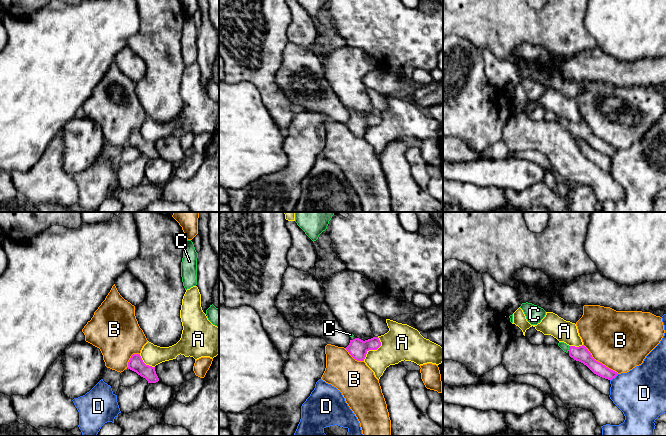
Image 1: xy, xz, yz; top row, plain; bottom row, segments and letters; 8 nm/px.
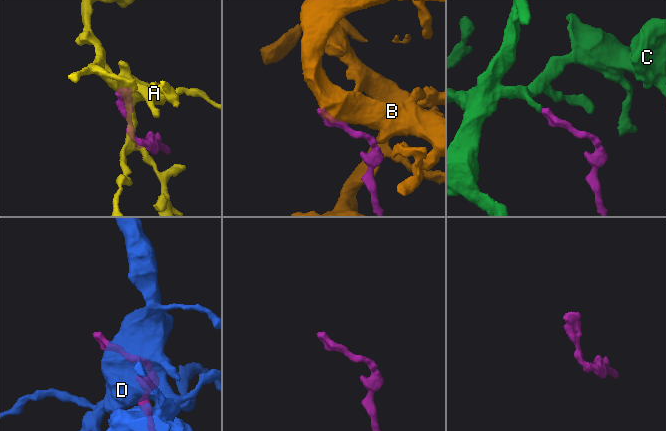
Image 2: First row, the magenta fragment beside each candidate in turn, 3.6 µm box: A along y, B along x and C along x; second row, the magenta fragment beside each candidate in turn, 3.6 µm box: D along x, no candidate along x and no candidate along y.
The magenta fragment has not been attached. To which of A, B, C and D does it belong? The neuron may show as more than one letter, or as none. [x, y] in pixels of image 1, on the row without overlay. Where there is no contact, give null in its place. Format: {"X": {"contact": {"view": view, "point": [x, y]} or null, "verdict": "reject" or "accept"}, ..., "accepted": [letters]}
{"A": {"contact": {"view": "xz", "point": [373, 125]}, "verdict": "reject"}, "B": {"contact": {"view": "yz", "point": [599, 138]}, "verdict": "reject"}, "C": {"contact": {"view": "yz", "point": [569, 124]}, "verdict": "accept"}, "D": {"contact": {"view": "yz", "point": [614, 153]}, "verdict": "reject"}, "accepted": ["C"]}

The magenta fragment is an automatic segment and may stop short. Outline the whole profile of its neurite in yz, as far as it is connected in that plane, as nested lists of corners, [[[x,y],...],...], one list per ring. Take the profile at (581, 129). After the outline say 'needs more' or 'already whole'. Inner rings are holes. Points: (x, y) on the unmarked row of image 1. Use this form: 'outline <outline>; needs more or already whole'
outline [[[559,118],[558,122],[564,128],[566,128],[566,129],[568,128],[569,132],[571,134],[573,134],[576,137],[583,139],[594,150],[596,150],[596,151],[598,151],[602,154],[612,156],[613,154],[615,154],[618,151],[617,148],[609,145],[608,143],[606,143],[602,139],[596,137],[584,121],[579,122],[579,123],[575,123],[575,122],[569,122],[564,118]]]; needs more

